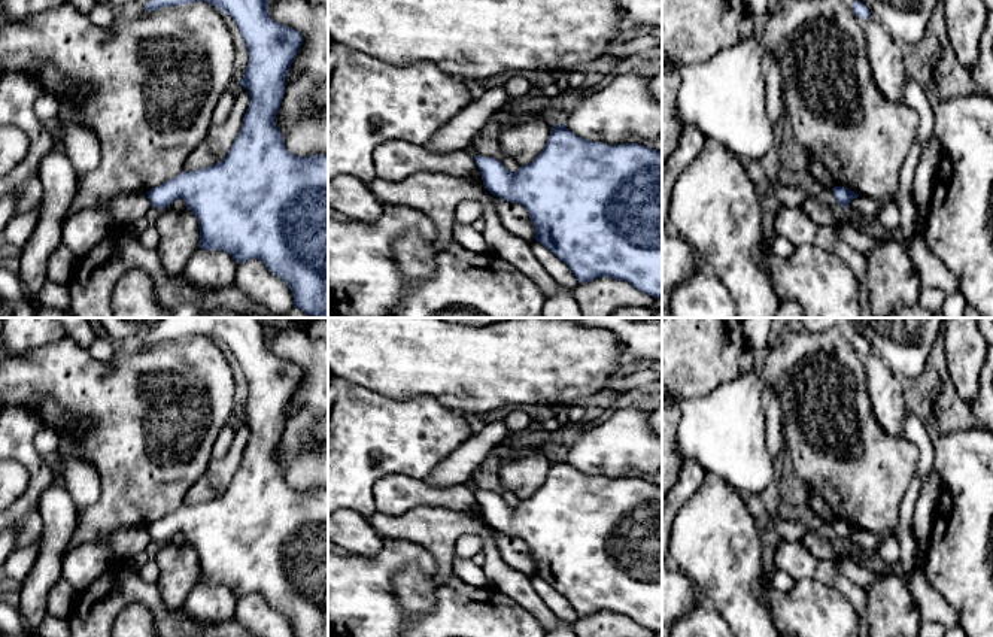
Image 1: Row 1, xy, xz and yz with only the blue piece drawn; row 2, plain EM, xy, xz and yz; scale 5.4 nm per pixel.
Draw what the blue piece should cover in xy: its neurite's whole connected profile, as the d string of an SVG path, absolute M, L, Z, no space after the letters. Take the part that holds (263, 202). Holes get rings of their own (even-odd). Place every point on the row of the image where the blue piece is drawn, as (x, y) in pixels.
M203 0L237 24L249 61L240 81L250 103L227 157L210 167L182 172L148 191L152 207L168 207L182 198L197 216L200 249L228 252L237 264L261 260L289 285L294 307L310 318L328 318L328 154L297 157L286 149L276 115L285 81L303 34L270 16L268 0Z

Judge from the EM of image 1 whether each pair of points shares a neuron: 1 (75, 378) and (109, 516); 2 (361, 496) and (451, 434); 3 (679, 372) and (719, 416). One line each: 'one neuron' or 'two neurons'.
1: one neuron
2: one neuron
3: two neurons

